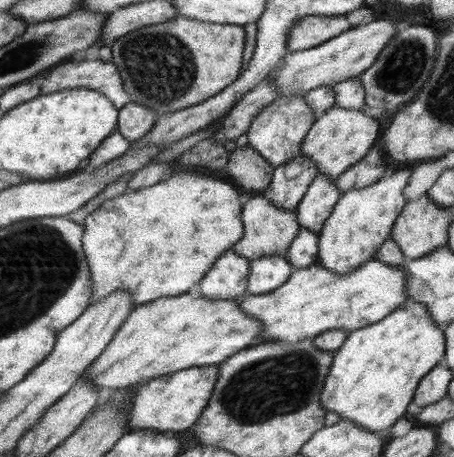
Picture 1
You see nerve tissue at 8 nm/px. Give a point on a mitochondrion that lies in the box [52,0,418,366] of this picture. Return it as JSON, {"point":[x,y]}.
{"point":[164,63]}

